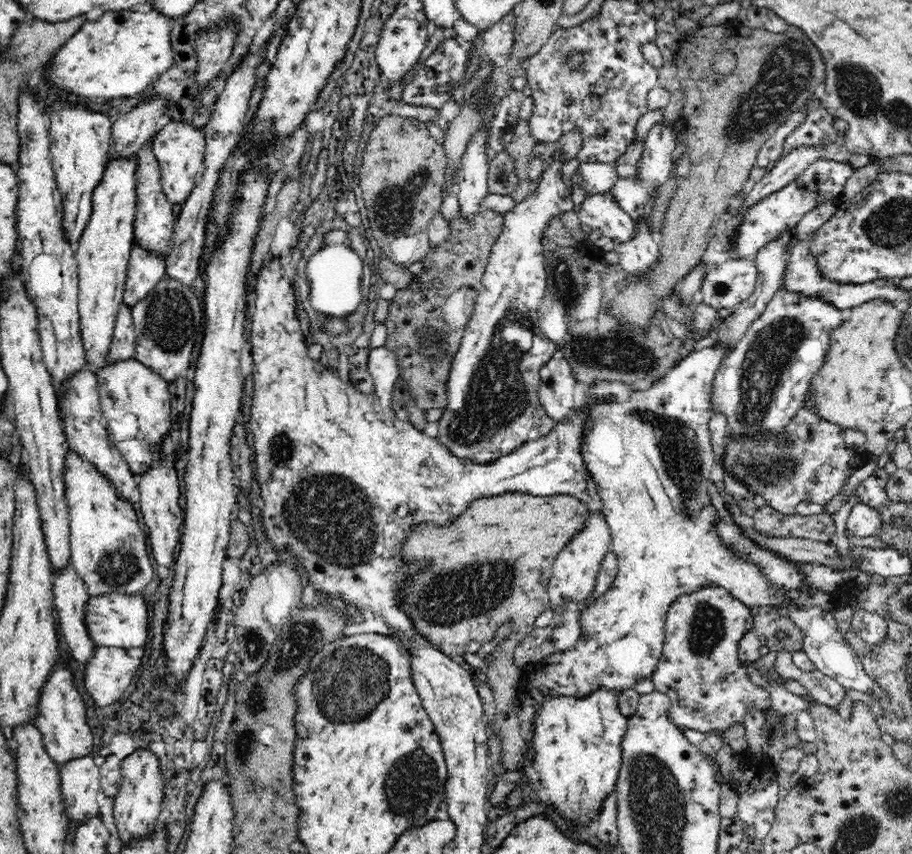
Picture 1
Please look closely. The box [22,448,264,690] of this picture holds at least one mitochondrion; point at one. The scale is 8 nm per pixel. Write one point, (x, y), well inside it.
(117, 567)

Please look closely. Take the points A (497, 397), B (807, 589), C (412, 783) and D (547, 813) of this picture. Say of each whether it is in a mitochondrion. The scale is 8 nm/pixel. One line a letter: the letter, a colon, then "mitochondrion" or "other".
A: mitochondrion
B: other
C: mitochondrion
D: other

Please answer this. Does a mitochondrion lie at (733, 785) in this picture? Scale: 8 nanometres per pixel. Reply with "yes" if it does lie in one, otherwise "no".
no

